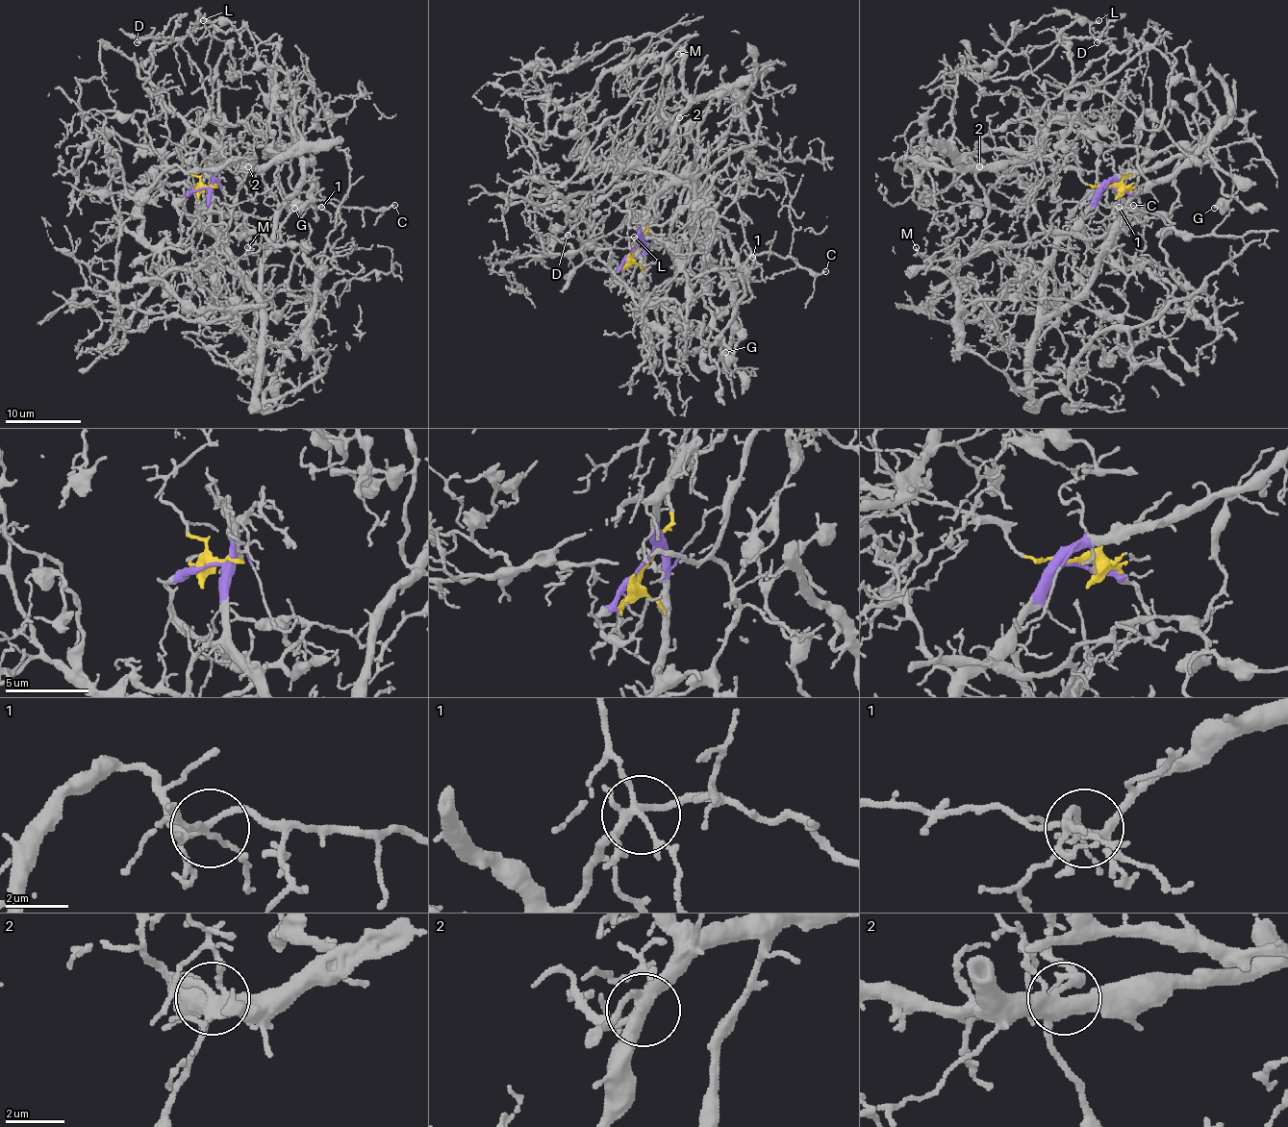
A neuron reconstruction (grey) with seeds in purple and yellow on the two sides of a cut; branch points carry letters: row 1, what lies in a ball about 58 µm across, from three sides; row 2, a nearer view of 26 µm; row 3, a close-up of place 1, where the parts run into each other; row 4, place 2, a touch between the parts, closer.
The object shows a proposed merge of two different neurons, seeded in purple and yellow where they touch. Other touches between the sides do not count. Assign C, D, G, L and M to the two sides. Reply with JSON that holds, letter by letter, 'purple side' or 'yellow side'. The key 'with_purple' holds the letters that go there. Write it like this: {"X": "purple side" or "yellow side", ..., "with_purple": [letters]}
{"C": "purple side", "D": "yellow side", "G": "purple side", "L": "yellow side", "M": "purple side", "with_purple": ["C", "G", "M"]}

